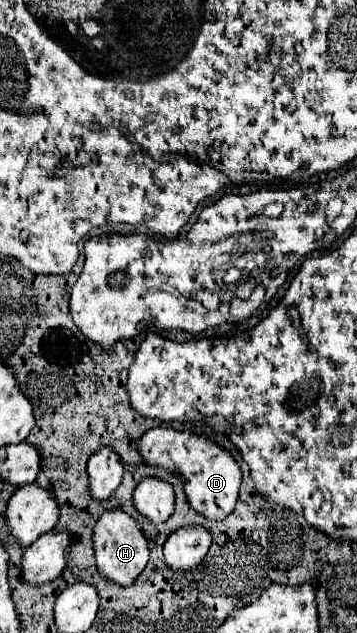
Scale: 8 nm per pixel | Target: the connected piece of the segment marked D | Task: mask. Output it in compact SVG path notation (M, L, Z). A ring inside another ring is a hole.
M160 426L144 432L140 440L136 440L136 448L146 464L182 476L184 494L194 512L202 514L206 520L224 520L232 514L242 482L240 466L224 448L214 444L210 438Z

